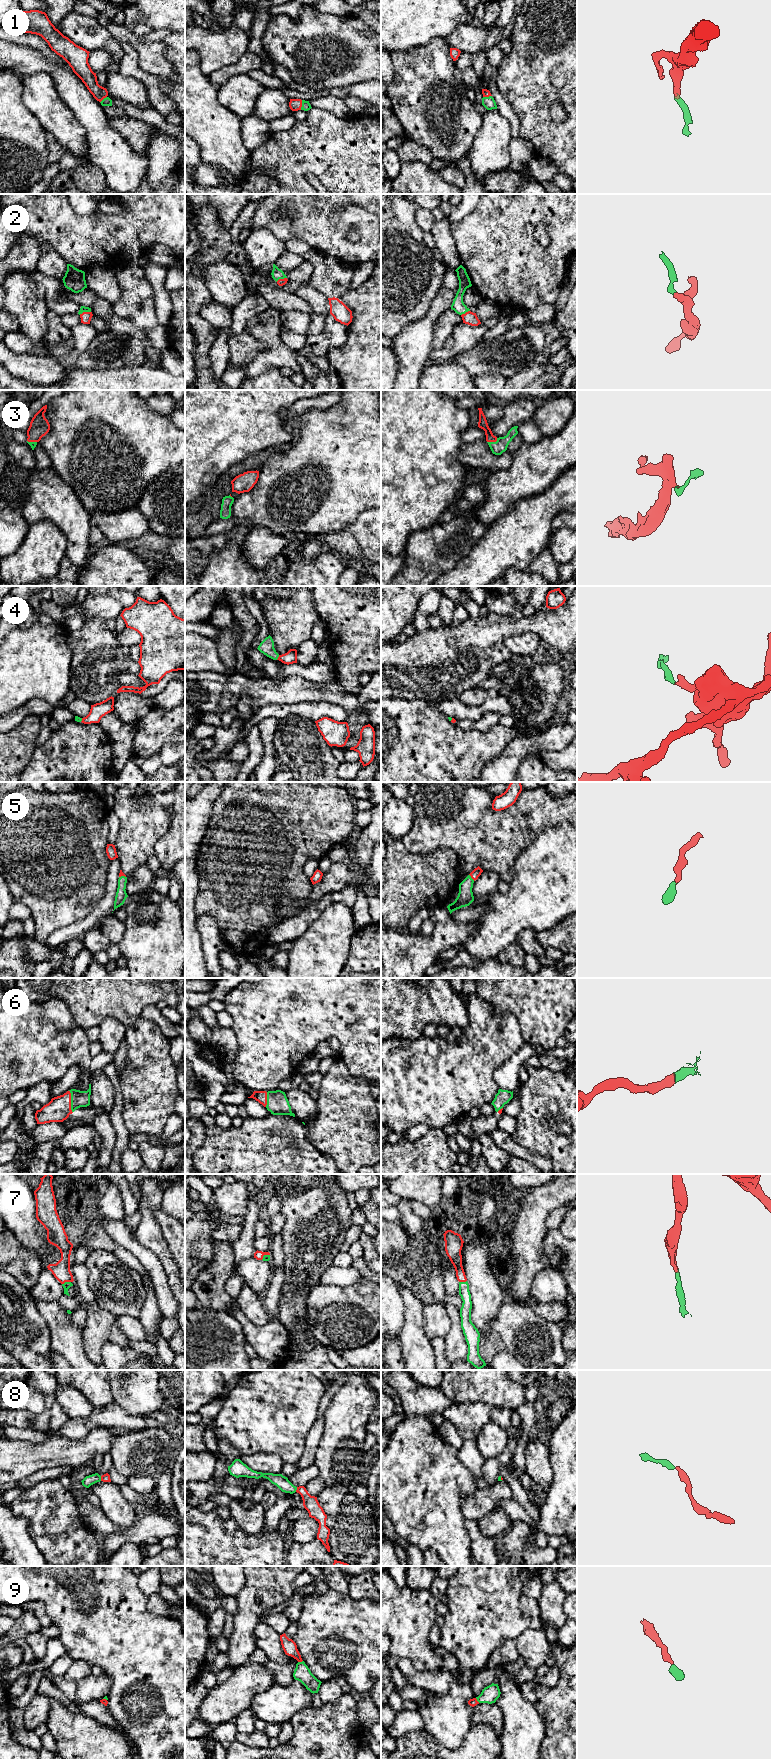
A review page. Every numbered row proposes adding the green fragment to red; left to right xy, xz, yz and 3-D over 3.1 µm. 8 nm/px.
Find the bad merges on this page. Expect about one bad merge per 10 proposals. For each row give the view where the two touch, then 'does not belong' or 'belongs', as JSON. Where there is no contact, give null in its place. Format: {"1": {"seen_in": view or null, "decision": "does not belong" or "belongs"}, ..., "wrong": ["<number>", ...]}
{"1": {"seen_in": "xz", "decision": "belongs"}, "2": {"seen_in": "xy", "decision": "belongs"}, "3": {"seen_in": "yz", "decision": "belongs"}, "4": {"seen_in": "xz", "decision": "belongs"}, "5": {"seen_in": "yz", "decision": "belongs"}, "6": {"seen_in": "xy", "decision": "belongs"}, "7": {"seen_in": "xy", "decision": "belongs"}, "8": {"seen_in": "xy", "decision": "belongs"}, "9": {"seen_in": "xz", "decision": "belongs"}, "wrong": []}

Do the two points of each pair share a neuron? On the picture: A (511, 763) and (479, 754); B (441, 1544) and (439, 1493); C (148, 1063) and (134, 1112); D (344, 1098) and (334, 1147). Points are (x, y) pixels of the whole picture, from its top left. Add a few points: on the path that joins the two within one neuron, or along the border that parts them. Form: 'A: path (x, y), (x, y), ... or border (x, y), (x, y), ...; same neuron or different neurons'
A: border (510, 743), (498, 755), (492, 757), (481, 771); different neurons
B: path (441, 1531), (439, 1525), (439, 1506); same neuron
C: path (148, 1075), (148, 1098), (146, 1100); same neuron
D: path (344, 1110), (344, 1135); same neuron

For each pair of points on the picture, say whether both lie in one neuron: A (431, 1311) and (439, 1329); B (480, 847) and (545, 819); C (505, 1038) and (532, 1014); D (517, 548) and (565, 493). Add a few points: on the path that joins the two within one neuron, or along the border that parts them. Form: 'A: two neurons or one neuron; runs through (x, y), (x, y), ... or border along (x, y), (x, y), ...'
A: one neuron; runs through (435, 1315), (438, 1325)
B: one neuron; runs through (496, 837), (513, 832), (526, 819), (529, 819)
C: two neurons; border along (498, 1013), (510, 1013), (515, 1018), (525, 1042)
D: one neuron; runs through (524, 534), (551, 507)

